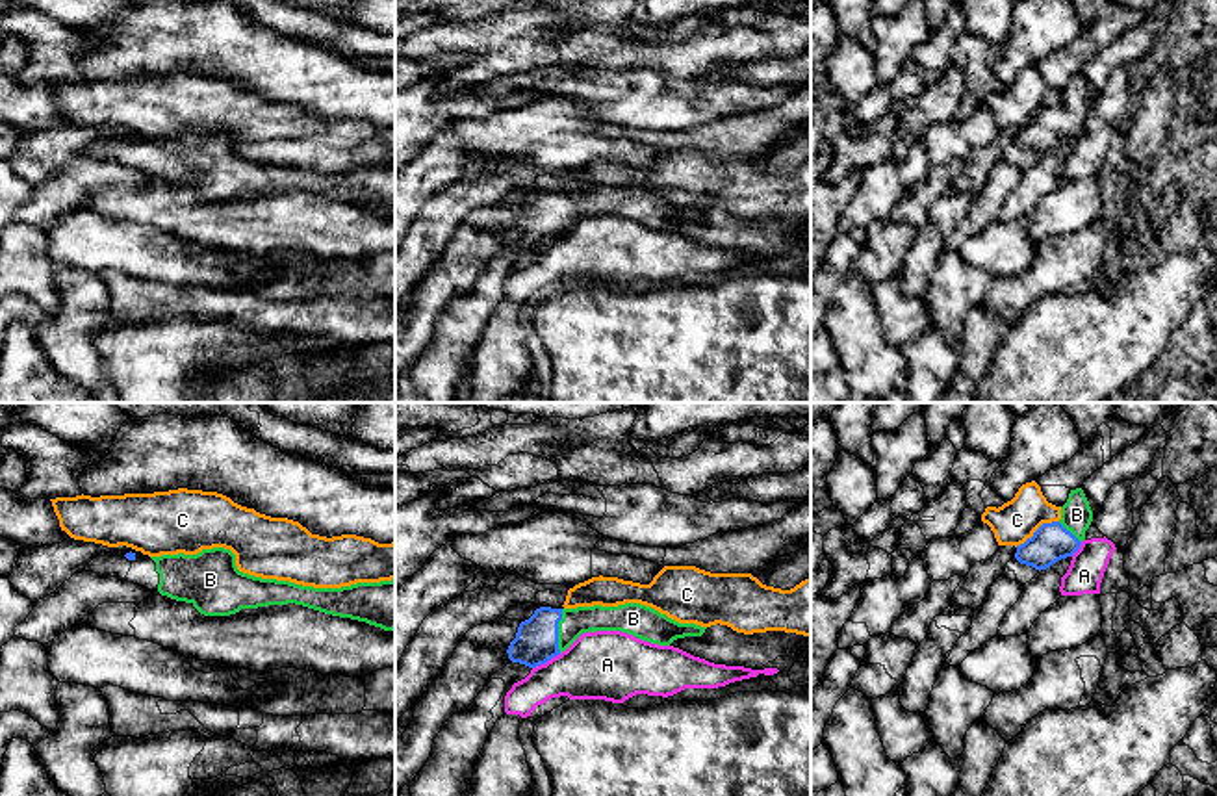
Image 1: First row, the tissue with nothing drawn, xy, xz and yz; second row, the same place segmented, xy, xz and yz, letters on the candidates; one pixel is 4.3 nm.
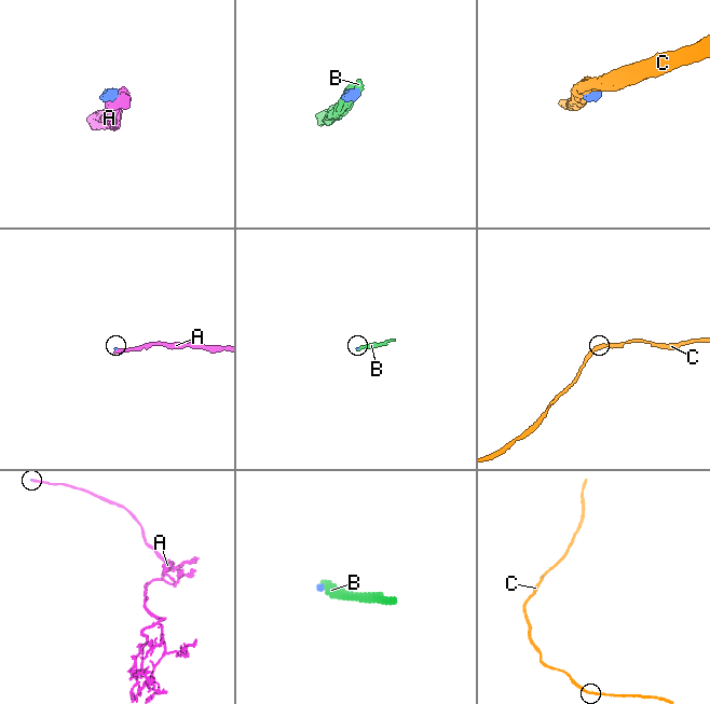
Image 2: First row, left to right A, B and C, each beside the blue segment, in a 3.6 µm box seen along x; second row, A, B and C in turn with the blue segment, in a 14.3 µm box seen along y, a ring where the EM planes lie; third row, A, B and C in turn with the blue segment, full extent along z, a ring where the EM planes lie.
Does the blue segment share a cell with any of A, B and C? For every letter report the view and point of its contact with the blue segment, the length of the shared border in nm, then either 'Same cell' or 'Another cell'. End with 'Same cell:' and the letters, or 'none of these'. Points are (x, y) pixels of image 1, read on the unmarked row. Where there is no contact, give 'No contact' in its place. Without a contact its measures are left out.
A: Touches blue at xz (546, 245). Shared border 140 nm. Another cell
B: Touches blue at xz (557, 216). Shared border 190 nm. Same cell
C: Touches blue at yz (1036, 115). Shared border 220 nm. Another cell
Same cell: B

